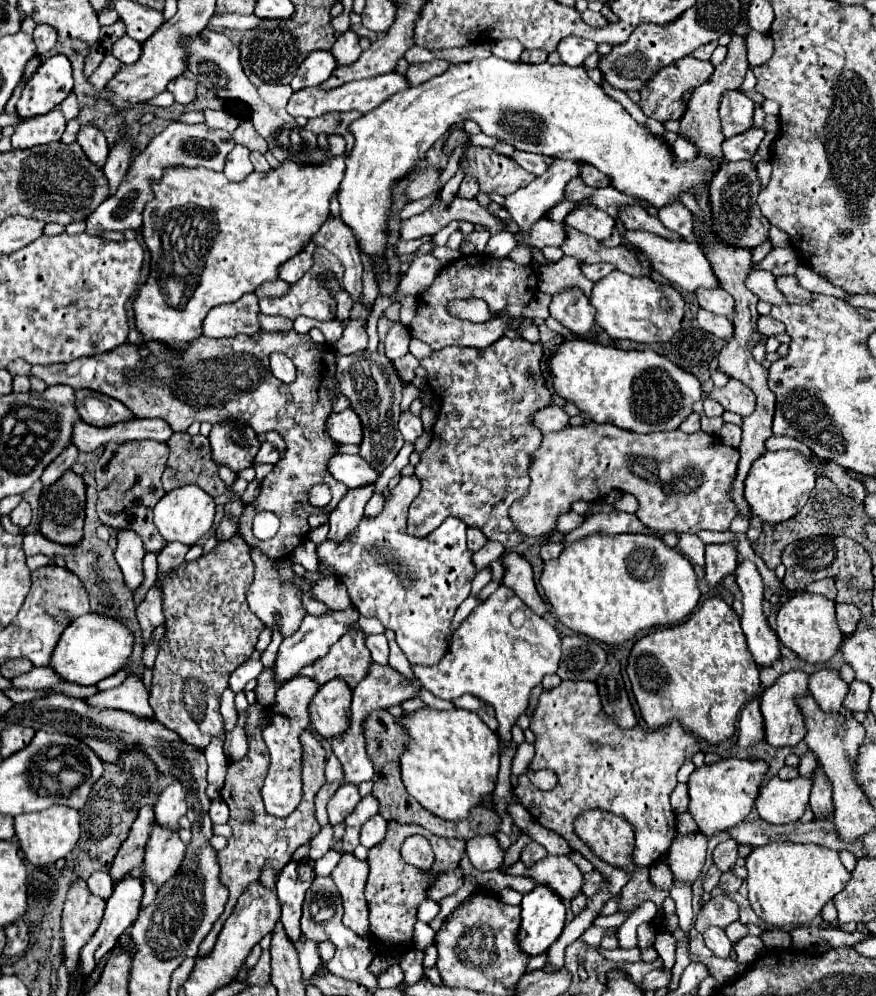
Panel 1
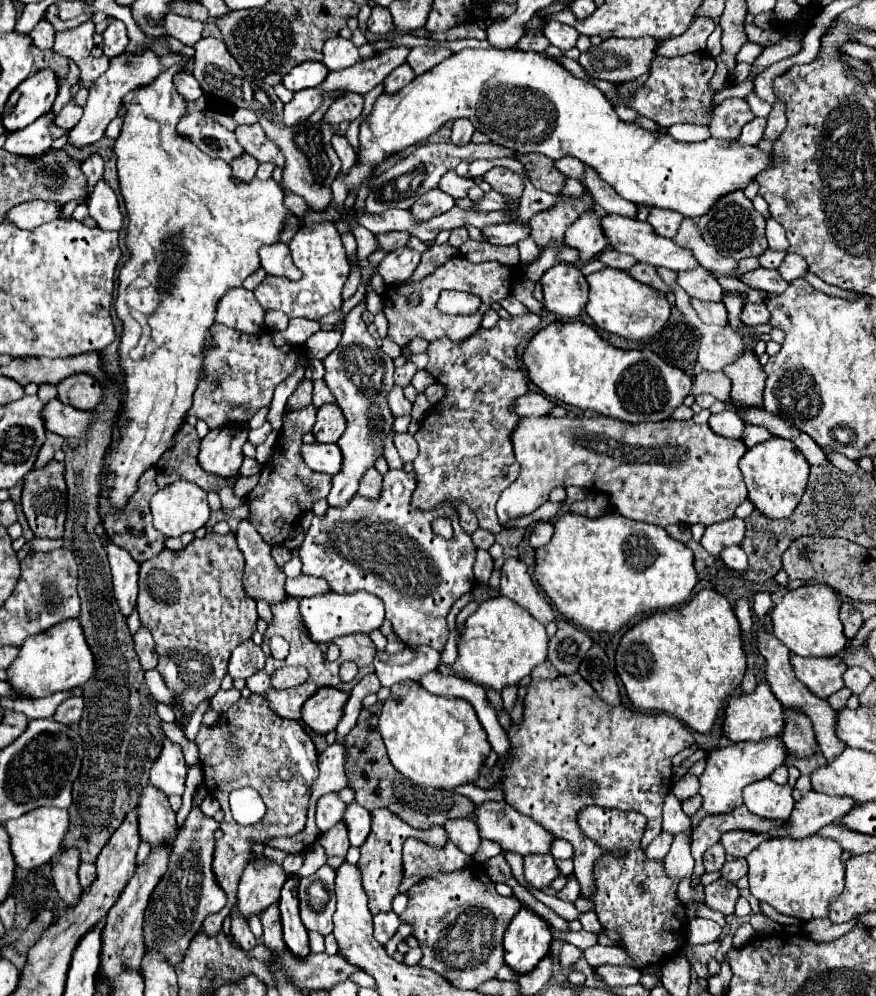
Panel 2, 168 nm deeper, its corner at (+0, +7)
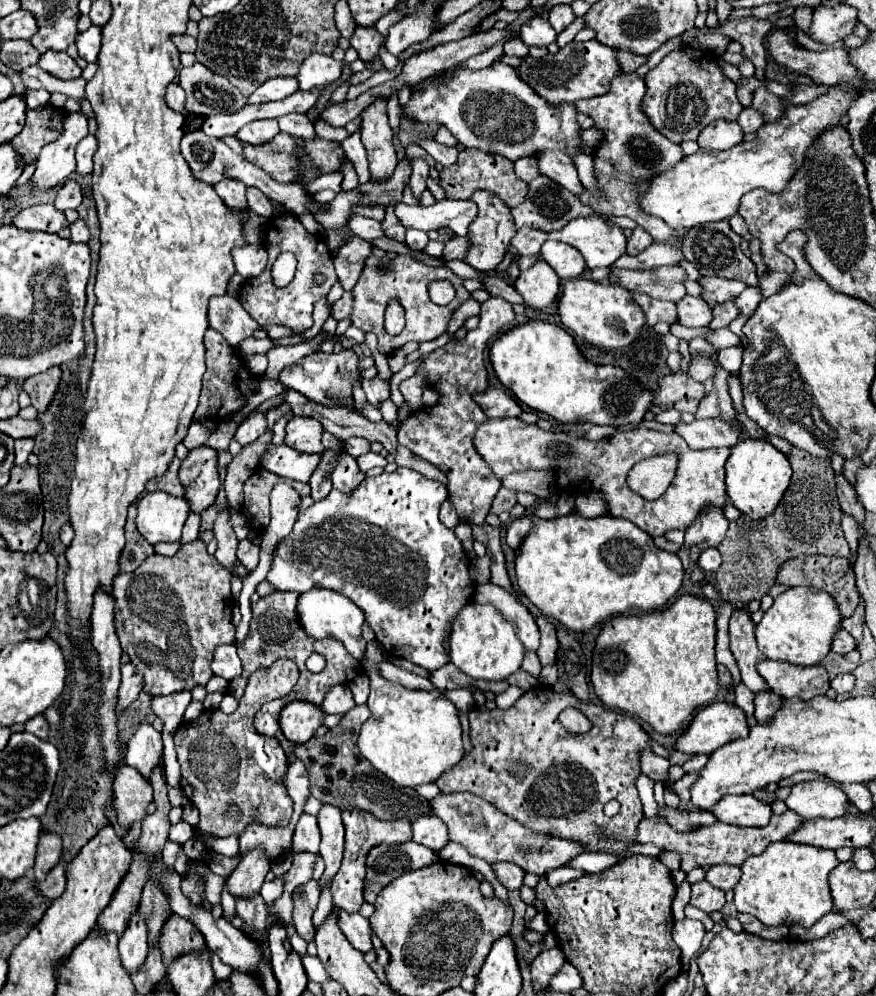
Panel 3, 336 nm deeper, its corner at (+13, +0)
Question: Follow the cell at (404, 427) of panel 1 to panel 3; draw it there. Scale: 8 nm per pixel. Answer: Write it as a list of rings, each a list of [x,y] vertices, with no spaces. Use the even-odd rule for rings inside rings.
[[[376,376],[372,380],[362,380],[362,390],[366,392],[368,402],[378,408],[378,404],[388,400],[388,396],[390,396],[390,380],[382,380],[380,376]]]

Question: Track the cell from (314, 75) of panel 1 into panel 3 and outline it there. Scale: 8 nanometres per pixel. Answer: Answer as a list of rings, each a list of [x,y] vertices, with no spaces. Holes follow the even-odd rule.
[[[270,78],[248,96],[248,104],[264,104],[270,100],[282,100],[294,94],[296,90],[298,90],[298,82],[294,78]]]

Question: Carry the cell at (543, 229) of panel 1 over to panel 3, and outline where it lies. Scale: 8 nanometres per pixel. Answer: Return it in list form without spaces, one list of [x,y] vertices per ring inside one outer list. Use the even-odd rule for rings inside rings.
[[[452,236],[452,238],[446,242],[446,246],[444,246],[442,258],[444,258],[444,260],[456,260],[456,258],[462,258],[462,256],[468,252],[468,248],[470,248],[470,242],[466,240],[466,236],[464,236],[464,238]]]

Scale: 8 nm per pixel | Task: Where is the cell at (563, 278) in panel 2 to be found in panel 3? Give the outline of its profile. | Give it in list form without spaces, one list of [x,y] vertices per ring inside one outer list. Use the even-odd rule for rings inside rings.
[[[536,260],[534,266],[520,272],[520,276],[514,282],[514,288],[530,308],[548,312],[548,308],[556,302],[560,278],[544,260]]]

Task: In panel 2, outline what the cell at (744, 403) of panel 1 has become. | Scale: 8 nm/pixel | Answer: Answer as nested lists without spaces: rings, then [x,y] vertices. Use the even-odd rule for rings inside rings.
[[[703,371],[701,375],[697,375],[693,379],[693,395],[701,395],[701,393],[709,393],[719,401],[727,401],[731,395],[731,381],[723,371],[715,371],[715,373],[707,373]]]

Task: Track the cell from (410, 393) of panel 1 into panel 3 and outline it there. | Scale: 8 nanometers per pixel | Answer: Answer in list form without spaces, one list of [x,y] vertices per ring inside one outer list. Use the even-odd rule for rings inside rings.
[[[398,348],[392,354],[388,354],[386,360],[388,360],[388,366],[390,366],[392,372],[400,372],[404,368],[404,364],[406,364],[406,354]]]

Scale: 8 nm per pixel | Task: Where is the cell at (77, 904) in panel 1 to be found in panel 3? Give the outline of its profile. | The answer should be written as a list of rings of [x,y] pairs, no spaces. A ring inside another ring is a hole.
[[[42,830],[40,840],[38,840],[36,864],[34,864],[36,880],[44,880],[46,872],[50,868],[54,868],[54,864],[58,864],[60,858],[62,858],[62,840],[60,840],[60,836],[56,832]]]

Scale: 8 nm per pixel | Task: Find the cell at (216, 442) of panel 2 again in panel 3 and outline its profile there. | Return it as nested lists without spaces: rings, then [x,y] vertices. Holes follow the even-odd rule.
[[[194,448],[178,470],[180,484],[186,488],[184,498],[190,504],[190,510],[202,514],[208,506],[214,504],[220,478],[216,470],[216,450],[212,448]]]

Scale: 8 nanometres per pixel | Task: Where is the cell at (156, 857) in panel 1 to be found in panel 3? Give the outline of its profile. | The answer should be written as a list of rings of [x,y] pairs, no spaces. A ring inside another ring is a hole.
[[[122,766],[114,778],[114,808],[118,822],[130,828],[136,820],[144,820],[146,808],[152,802],[152,786],[136,768]]]

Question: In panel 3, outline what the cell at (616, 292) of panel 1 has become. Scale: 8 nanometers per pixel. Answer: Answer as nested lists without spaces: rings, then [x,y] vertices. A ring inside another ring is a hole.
[[[568,280],[562,286],[562,294],[558,298],[558,316],[562,326],[580,338],[592,342],[602,348],[624,348],[636,340],[640,328],[646,324],[642,308],[636,304],[630,292],[612,284],[600,284],[594,280]]]

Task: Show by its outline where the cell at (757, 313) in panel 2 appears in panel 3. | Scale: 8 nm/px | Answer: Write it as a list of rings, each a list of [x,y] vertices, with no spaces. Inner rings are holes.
[[[726,300],[726,302],[722,302],[722,304],[716,304],[716,306],[712,308],[712,314],[714,314],[714,318],[712,318],[712,322],[708,324],[708,328],[716,330],[716,328],[728,326],[734,318],[738,318],[740,310],[738,310],[738,306],[736,306],[732,300]]]

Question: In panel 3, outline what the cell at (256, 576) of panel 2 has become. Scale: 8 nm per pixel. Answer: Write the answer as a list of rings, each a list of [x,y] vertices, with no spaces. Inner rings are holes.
[[[222,508],[214,520],[214,536],[218,540],[218,550],[216,550],[216,560],[226,566],[228,570],[232,568],[232,564],[238,560],[236,558],[236,546],[238,546],[238,538],[232,530],[232,522],[230,522],[230,510]]]

